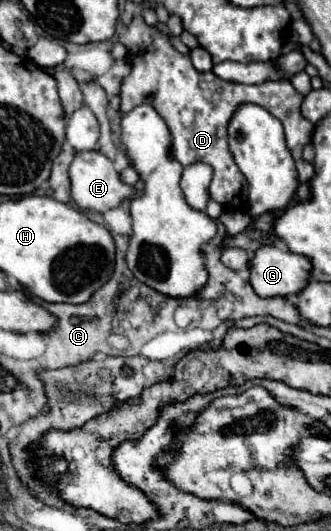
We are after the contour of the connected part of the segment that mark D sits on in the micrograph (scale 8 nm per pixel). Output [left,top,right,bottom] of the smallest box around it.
[112,16,314,206]

